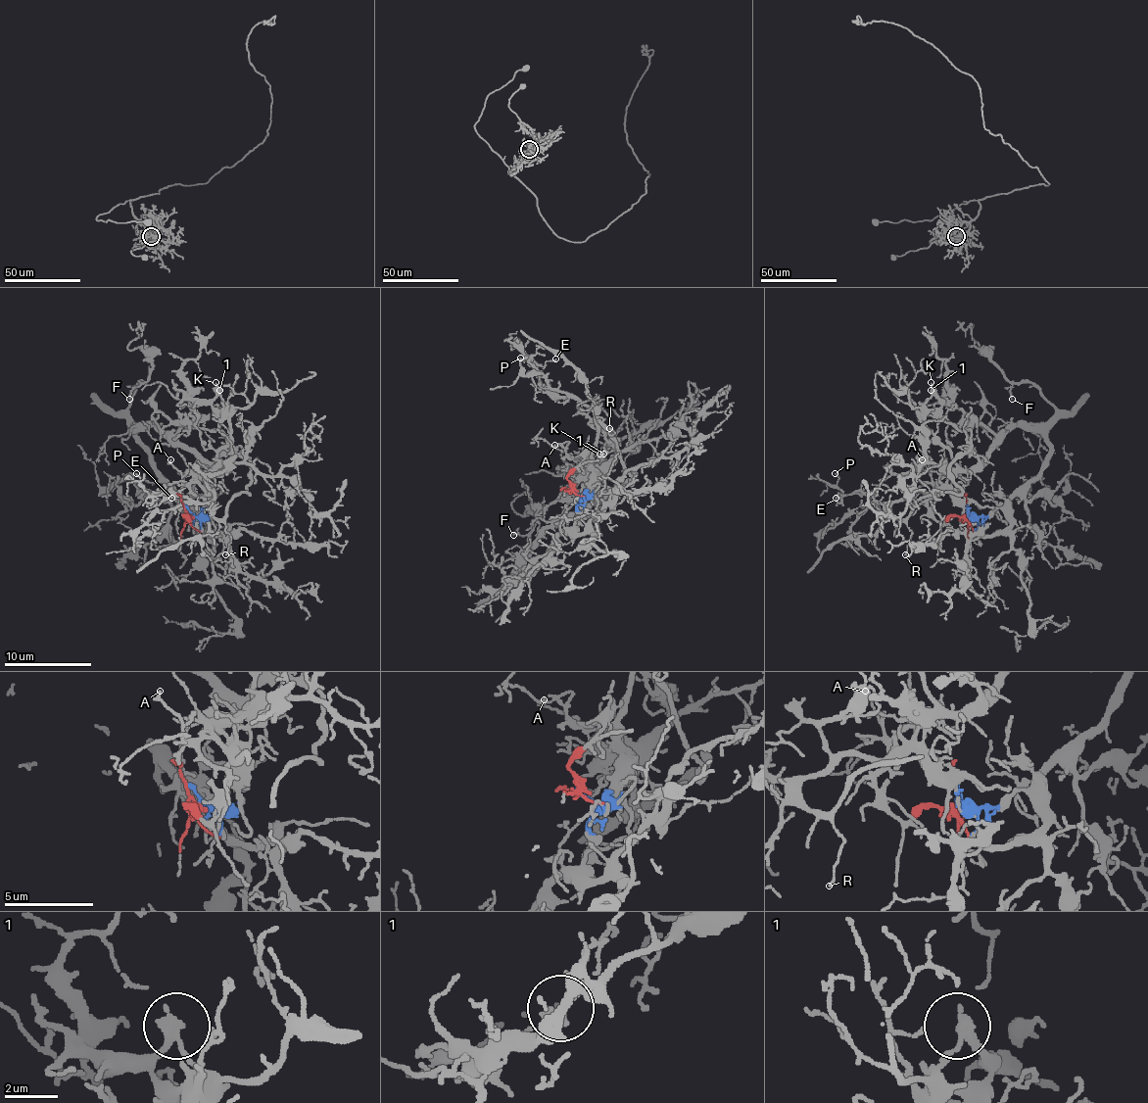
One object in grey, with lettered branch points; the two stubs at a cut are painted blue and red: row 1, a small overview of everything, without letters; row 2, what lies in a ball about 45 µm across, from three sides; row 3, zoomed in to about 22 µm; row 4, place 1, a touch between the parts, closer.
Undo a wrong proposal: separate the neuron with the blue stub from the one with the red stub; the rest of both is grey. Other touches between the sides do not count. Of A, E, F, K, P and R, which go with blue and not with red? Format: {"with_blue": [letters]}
{"with_blue": ["F", "K"]}

